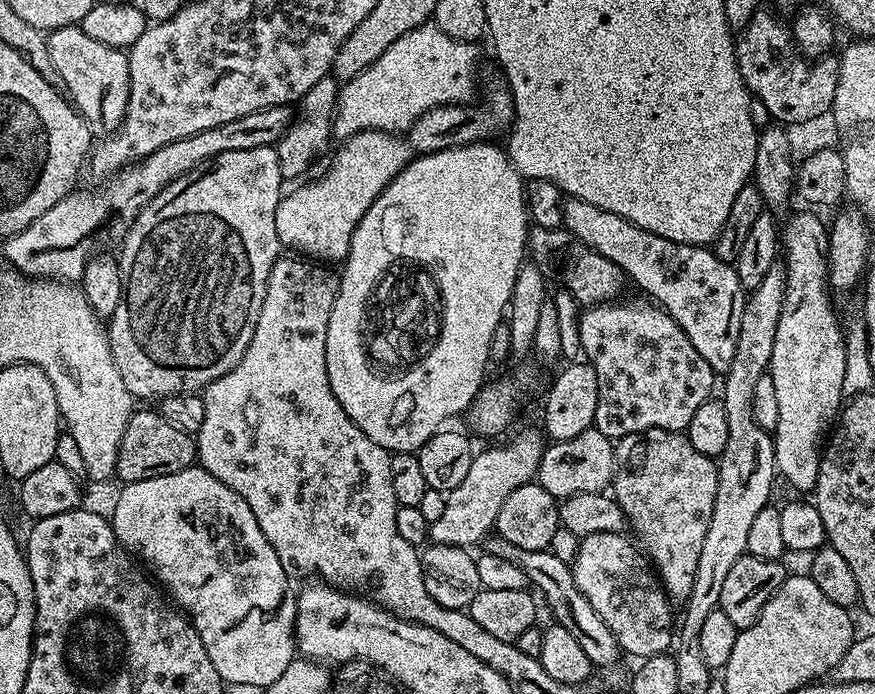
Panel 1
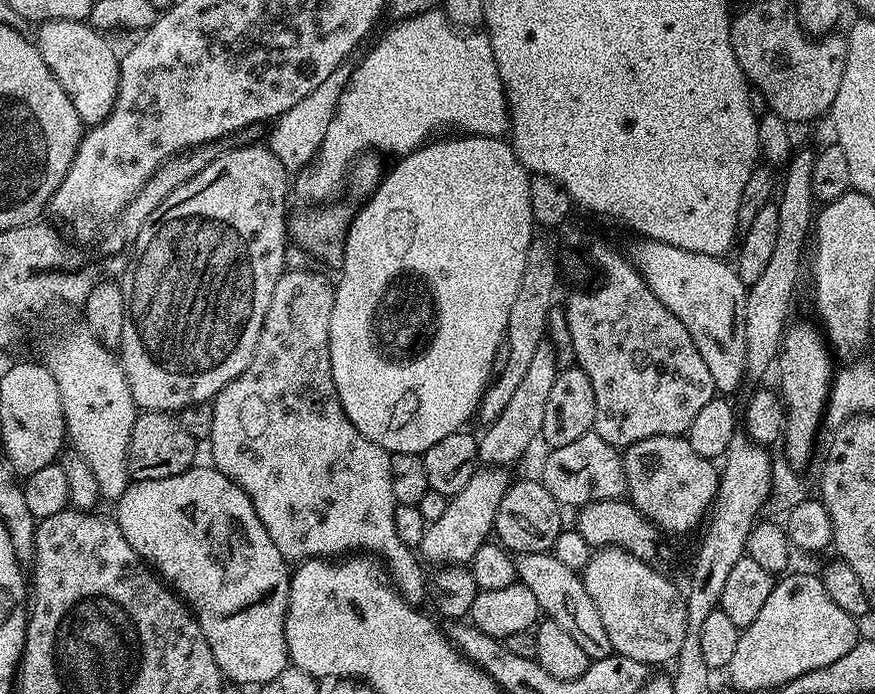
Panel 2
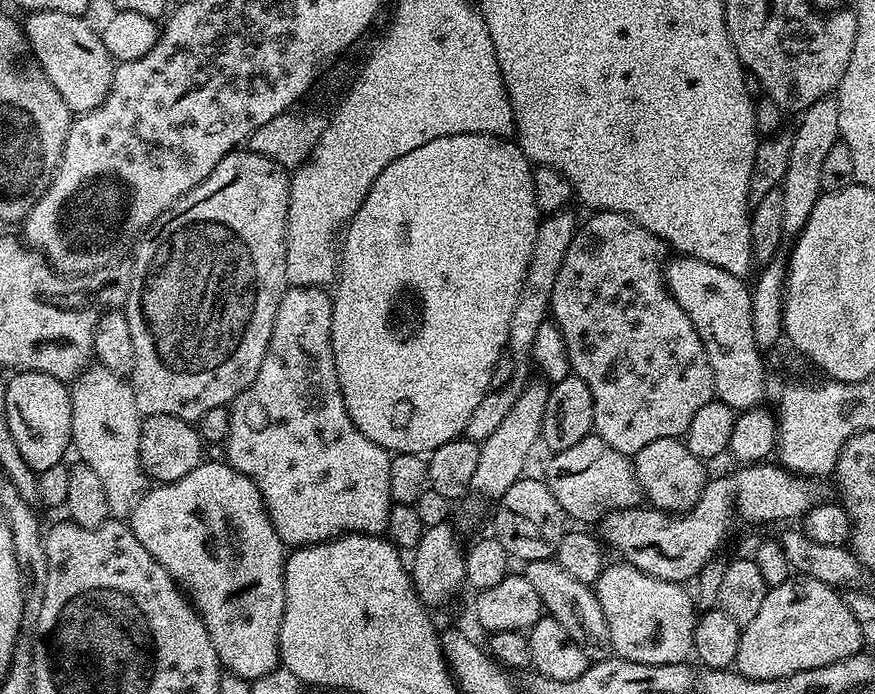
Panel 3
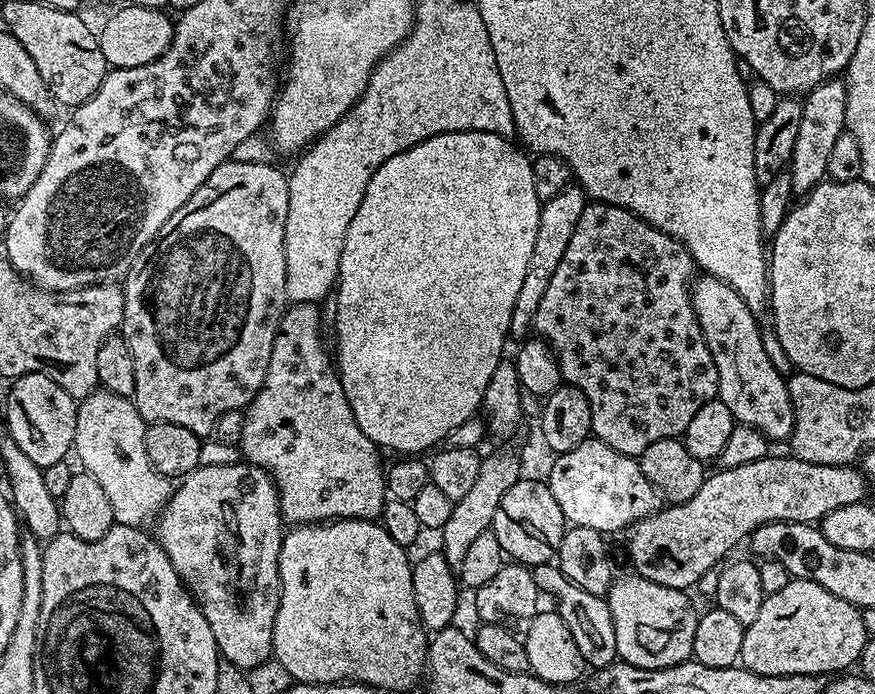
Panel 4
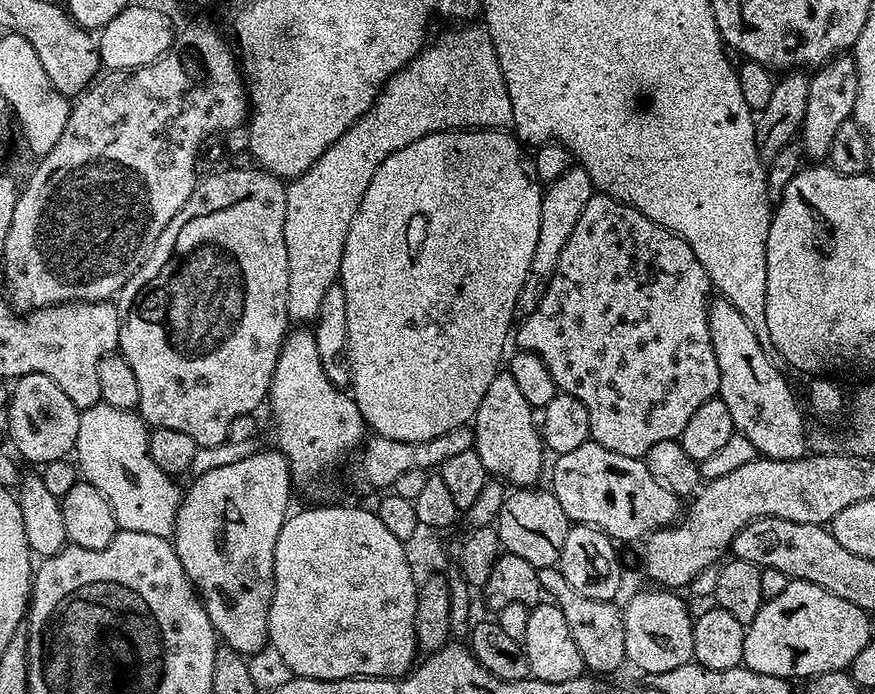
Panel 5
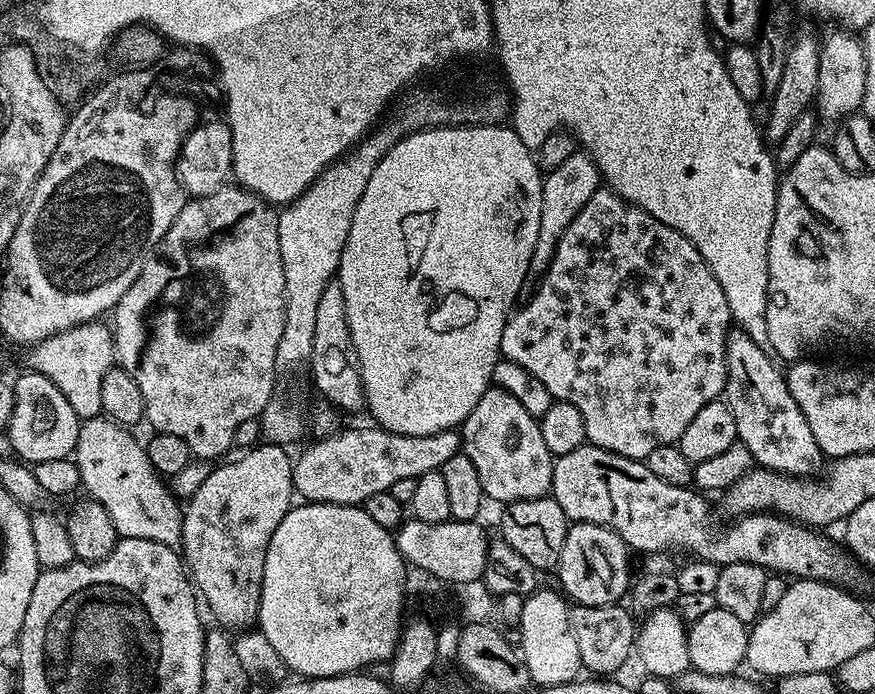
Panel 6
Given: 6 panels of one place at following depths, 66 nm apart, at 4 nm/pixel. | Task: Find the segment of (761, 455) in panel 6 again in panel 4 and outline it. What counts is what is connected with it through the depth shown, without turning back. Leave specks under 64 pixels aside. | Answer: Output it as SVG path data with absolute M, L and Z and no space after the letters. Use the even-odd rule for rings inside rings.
M707 274L691 281L690 295L698 326L702 326L702 338L706 338L710 358L714 358L718 370L718 399L726 402L737 425L758 430L769 442L787 441L794 426L794 410L785 377L774 370L766 346L762 346L758 317L742 302L738 290L730 290L726 282Z

